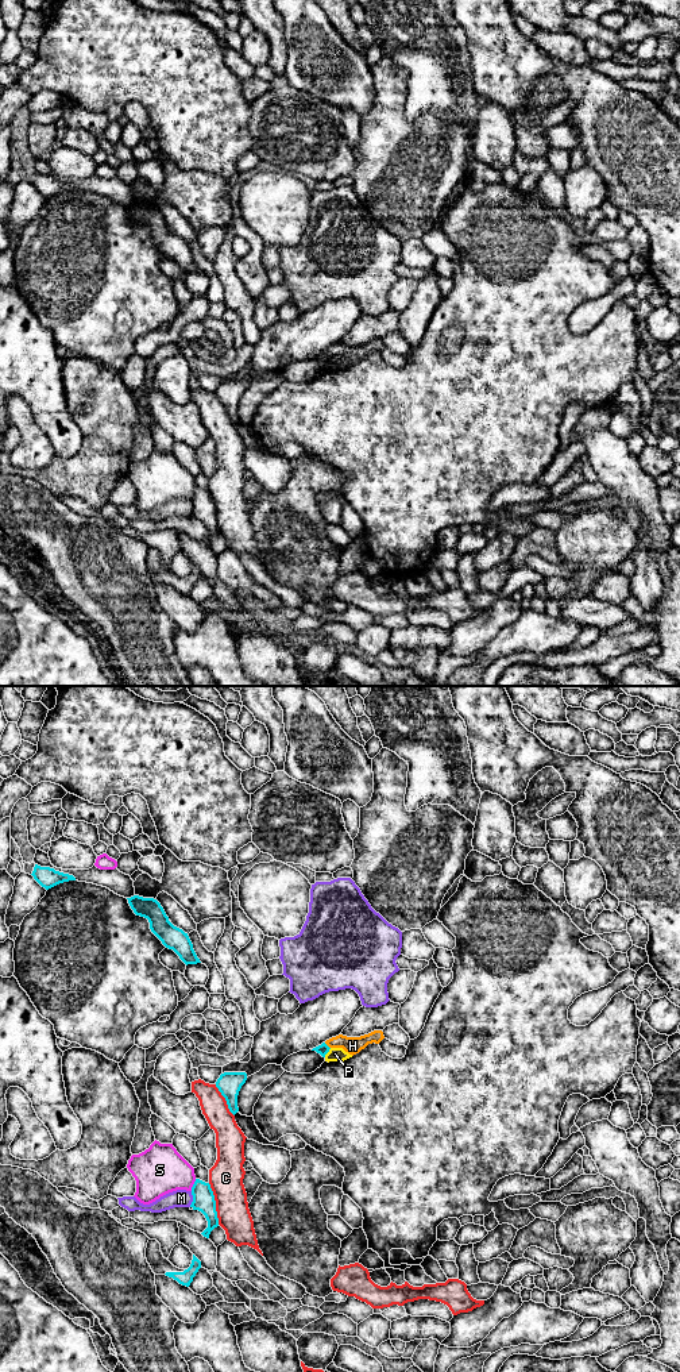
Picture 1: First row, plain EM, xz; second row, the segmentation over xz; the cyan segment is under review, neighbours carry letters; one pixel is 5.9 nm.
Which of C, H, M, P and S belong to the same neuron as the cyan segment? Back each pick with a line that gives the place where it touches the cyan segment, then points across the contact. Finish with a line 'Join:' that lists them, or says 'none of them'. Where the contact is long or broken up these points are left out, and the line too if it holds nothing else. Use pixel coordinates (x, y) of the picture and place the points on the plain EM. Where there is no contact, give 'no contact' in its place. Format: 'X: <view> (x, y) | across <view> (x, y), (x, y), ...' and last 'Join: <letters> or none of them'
Join: none of them

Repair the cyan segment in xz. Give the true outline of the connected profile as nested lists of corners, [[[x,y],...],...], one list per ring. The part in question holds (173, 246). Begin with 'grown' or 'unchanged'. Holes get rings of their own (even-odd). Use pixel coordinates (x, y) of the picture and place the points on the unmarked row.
unchanged | [[[139,204],[127,208],[134,221],[147,227],[151,240],[166,257],[173,258],[186,274],[201,271],[188,242],[169,230],[169,226],[157,208]]]

